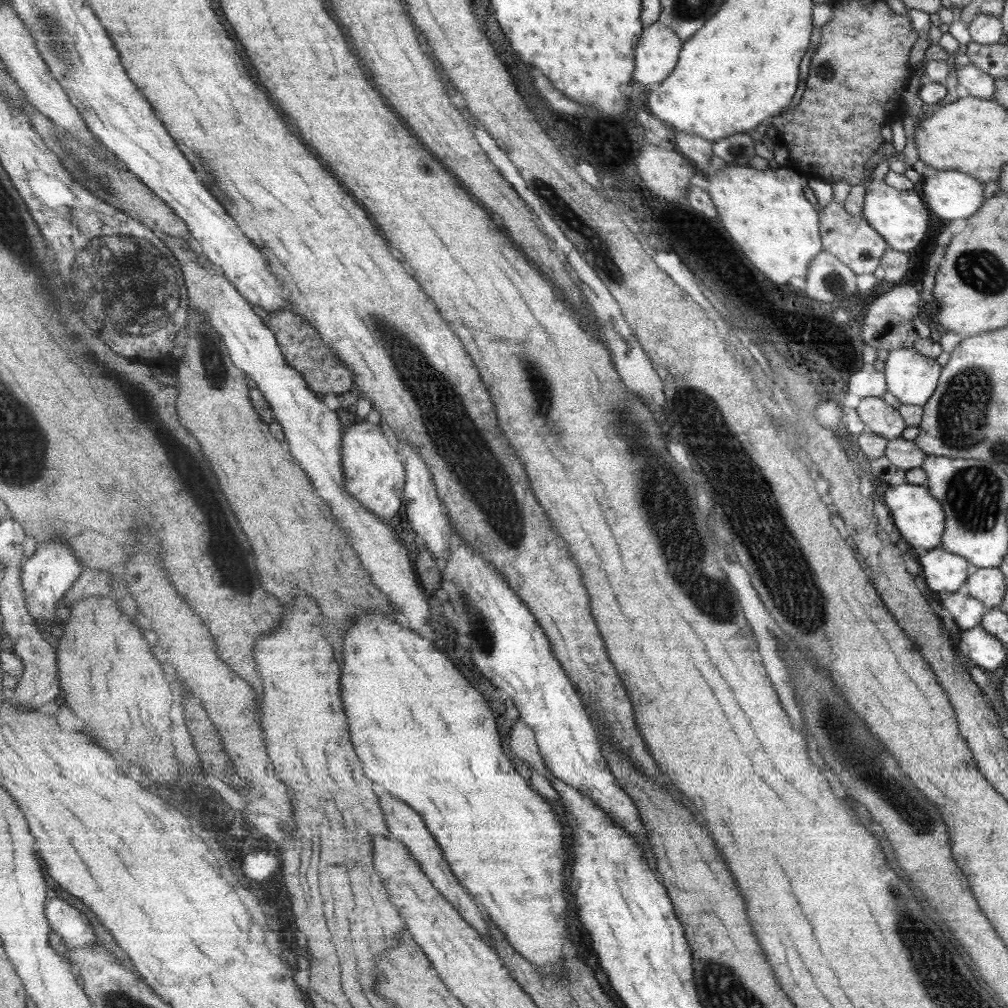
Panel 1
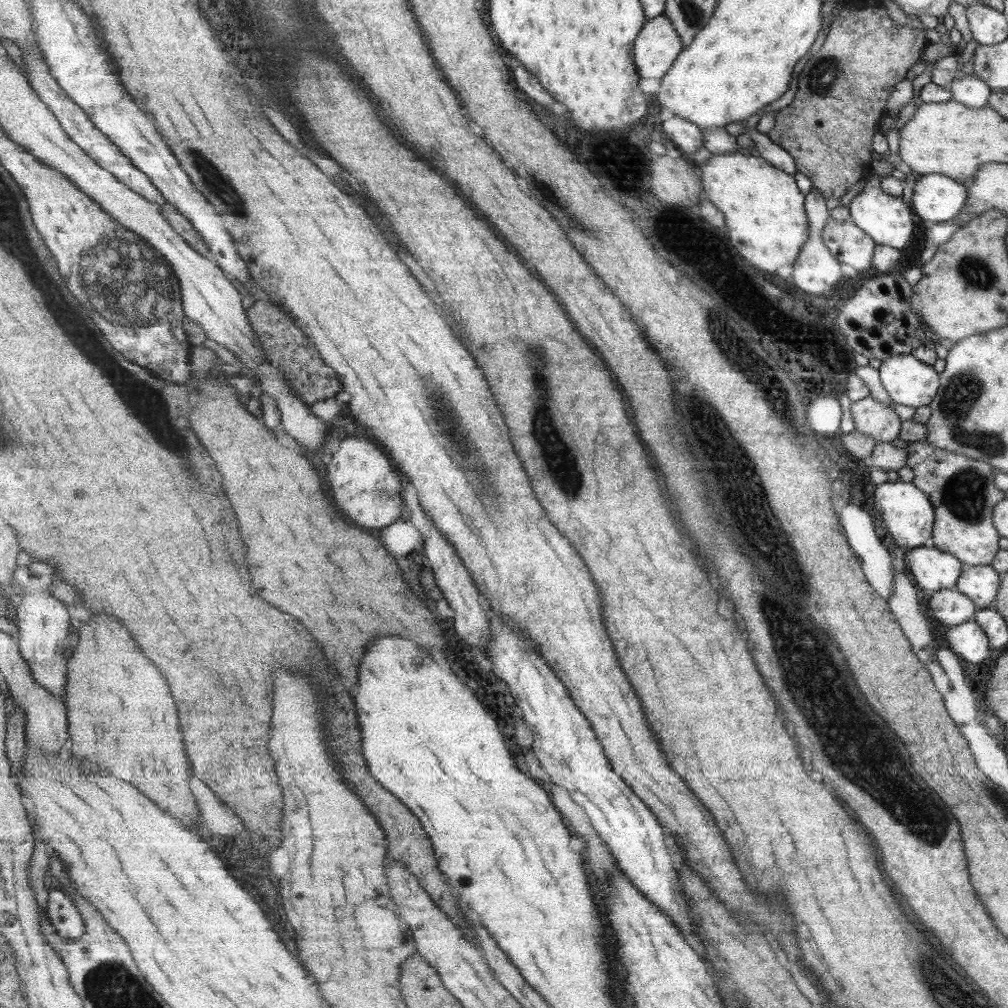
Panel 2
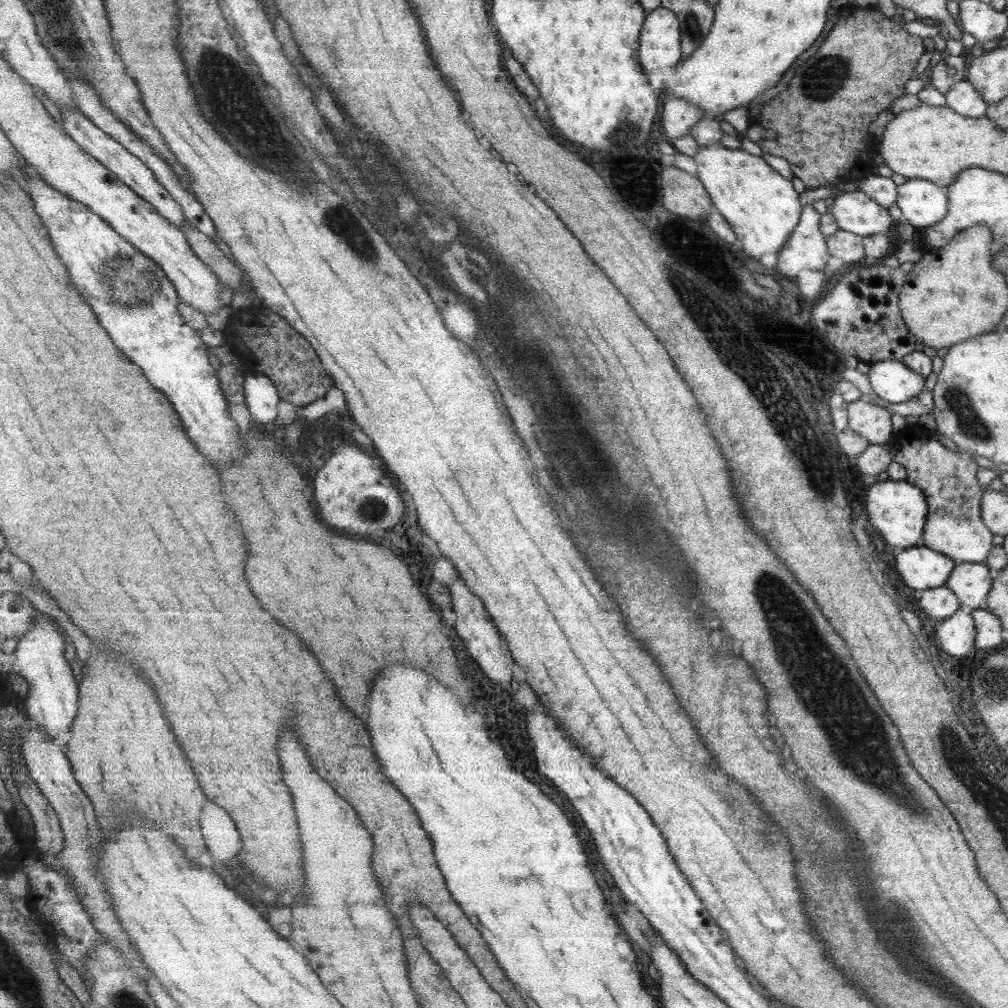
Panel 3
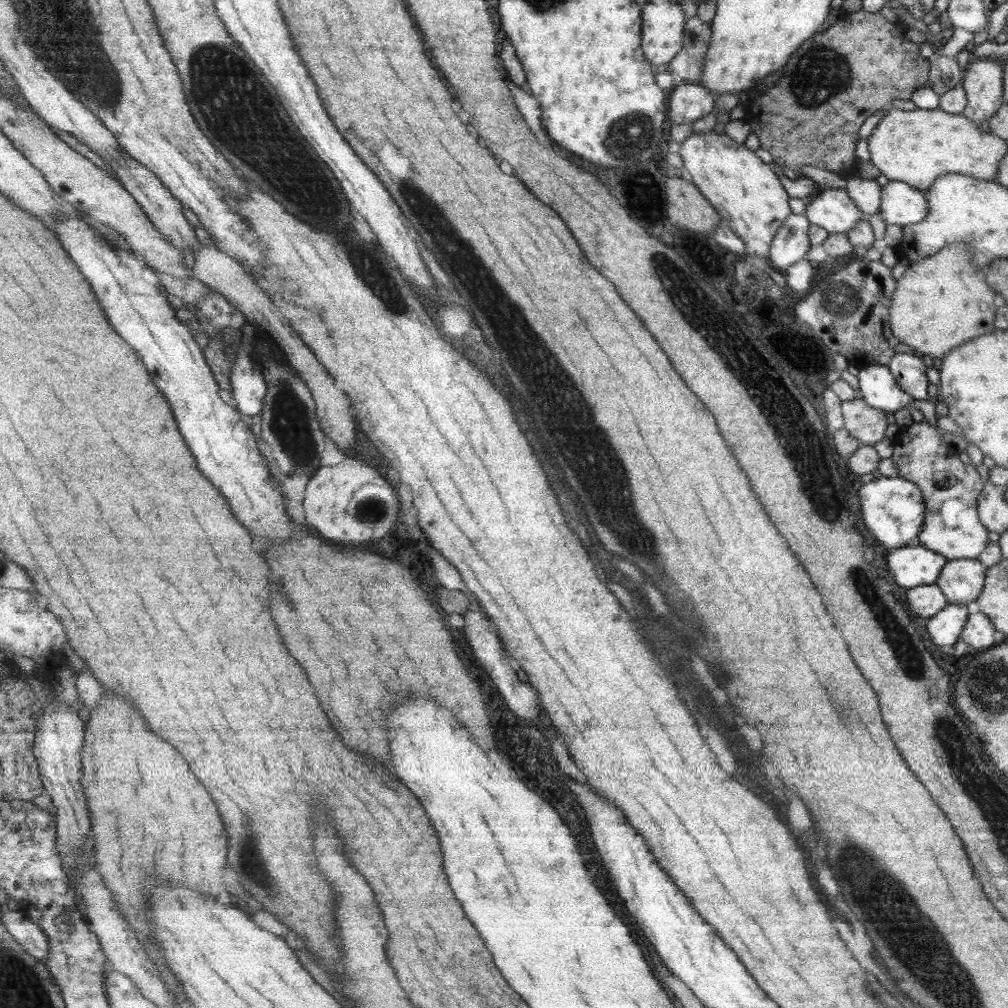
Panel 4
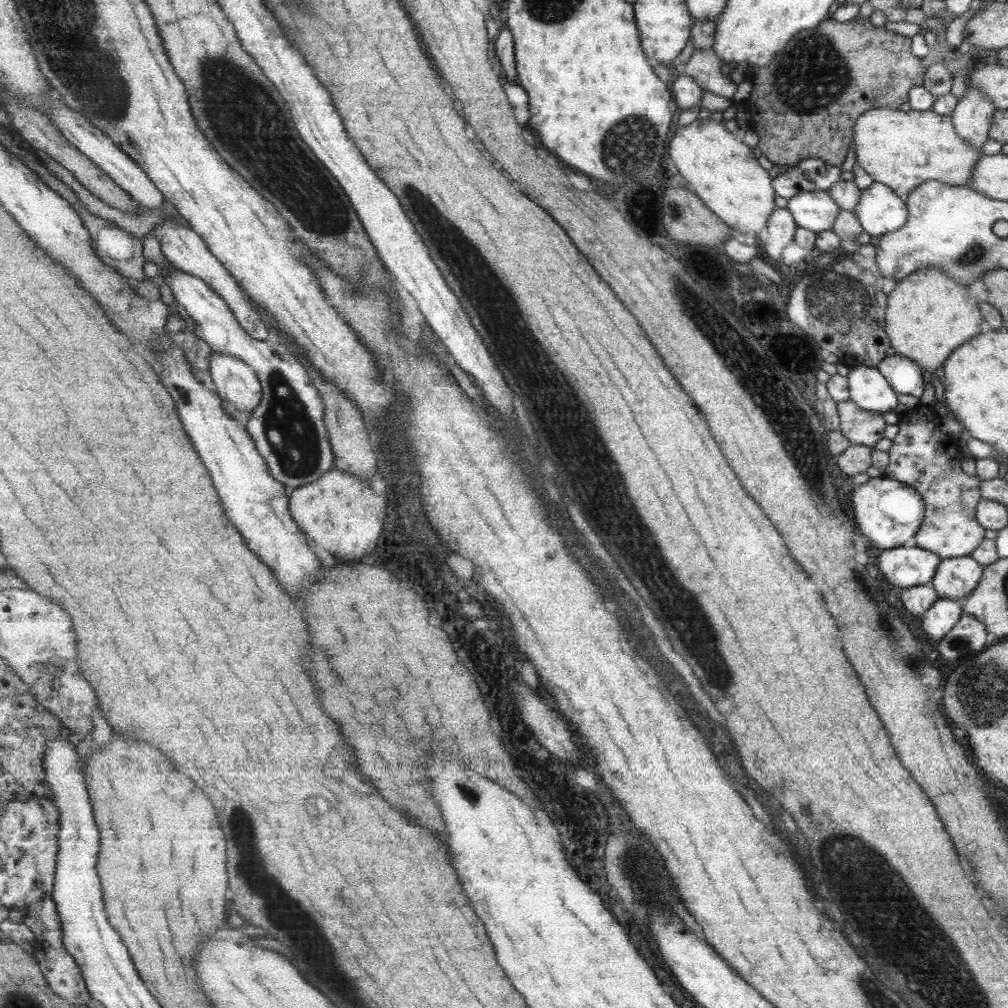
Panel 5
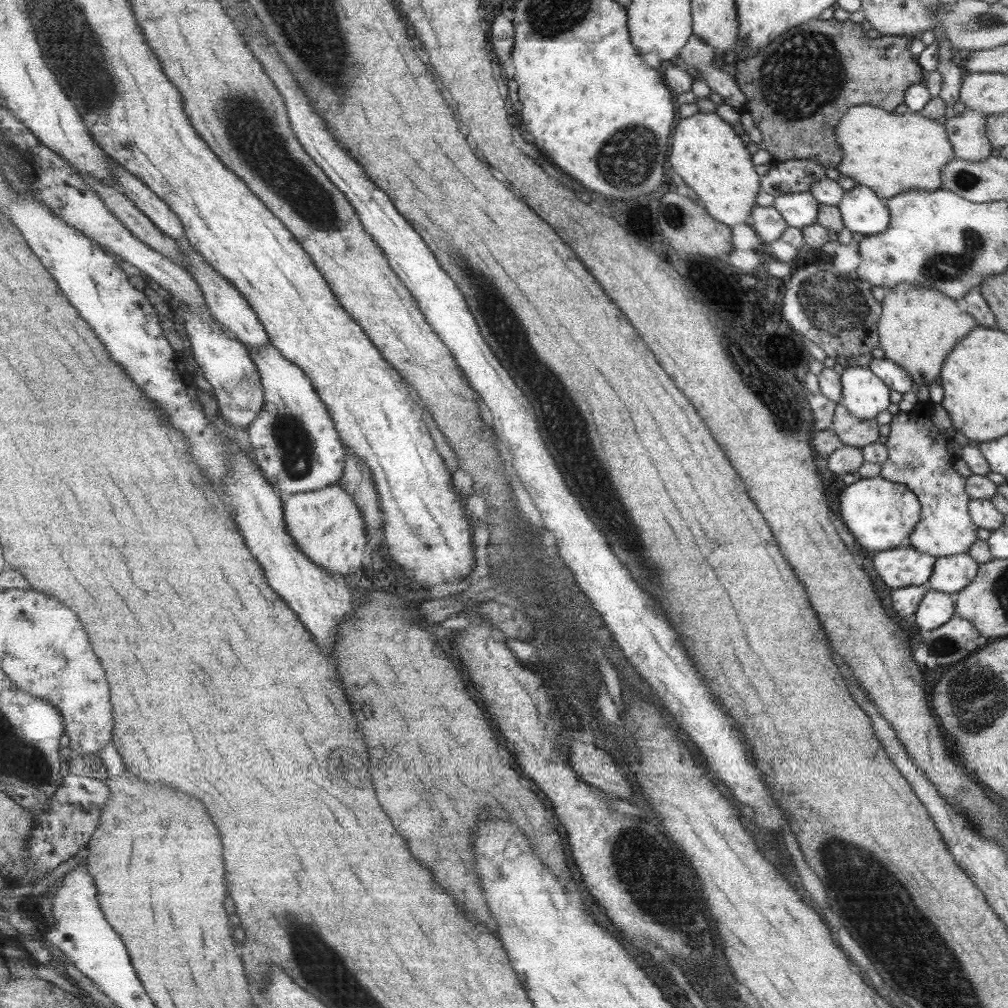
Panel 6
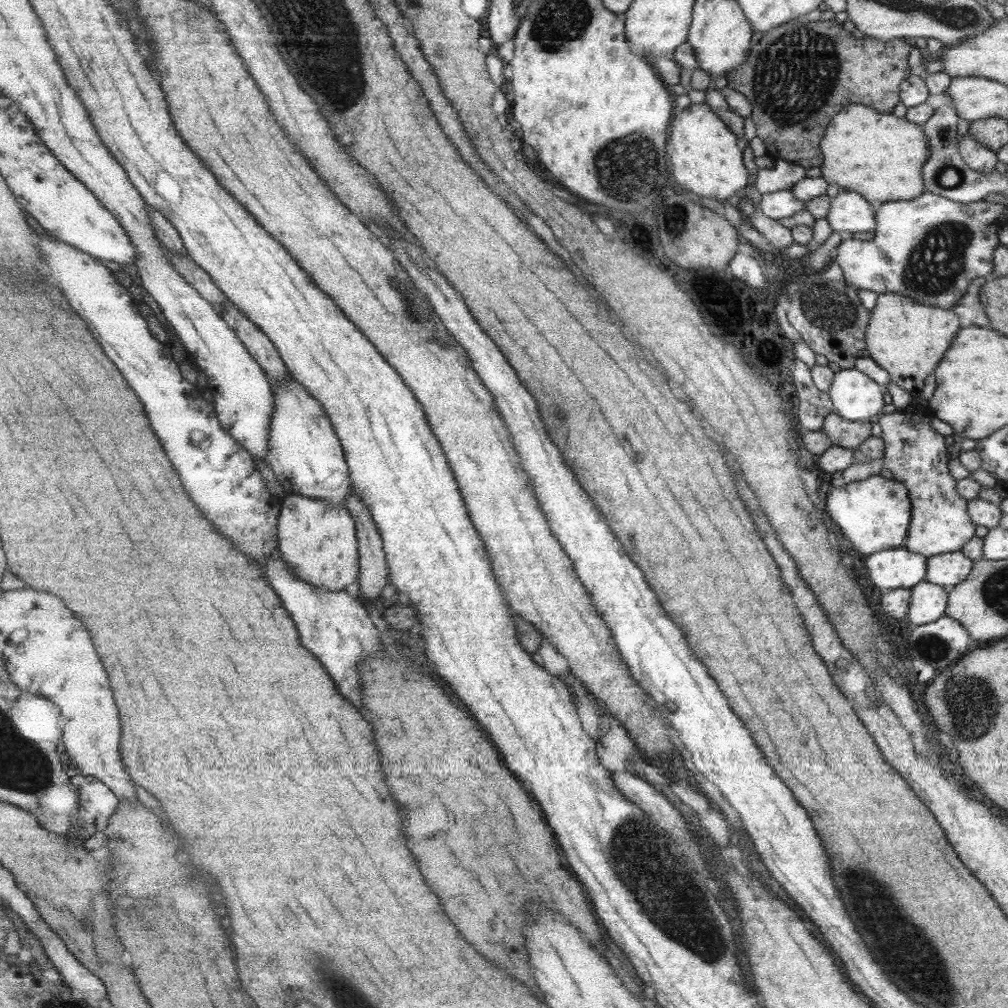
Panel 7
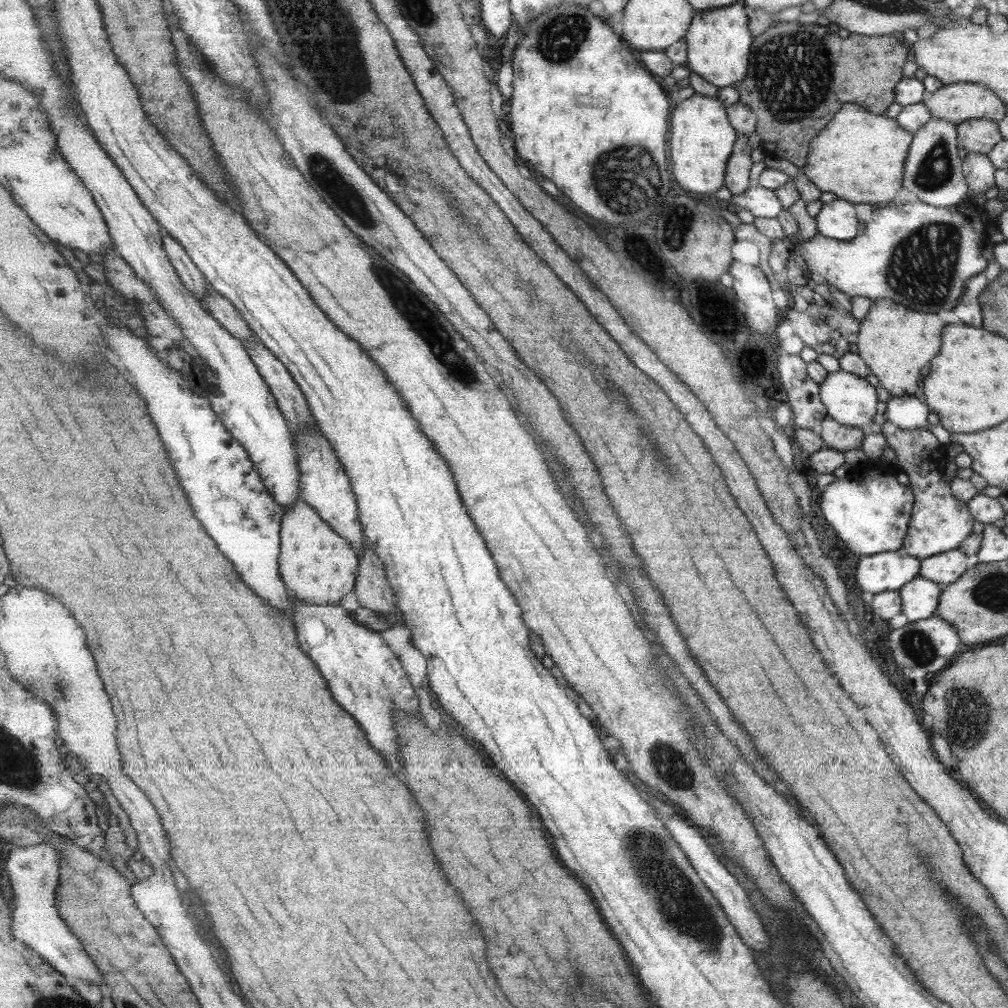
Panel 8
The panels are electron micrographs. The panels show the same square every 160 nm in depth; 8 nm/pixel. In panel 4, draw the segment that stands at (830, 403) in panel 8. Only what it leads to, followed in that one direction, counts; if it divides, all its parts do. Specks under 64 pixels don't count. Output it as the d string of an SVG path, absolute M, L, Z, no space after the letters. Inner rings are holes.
M872 364L862 367L856 377L860 398L871 408L893 414L913 400L893 381L886 365Z

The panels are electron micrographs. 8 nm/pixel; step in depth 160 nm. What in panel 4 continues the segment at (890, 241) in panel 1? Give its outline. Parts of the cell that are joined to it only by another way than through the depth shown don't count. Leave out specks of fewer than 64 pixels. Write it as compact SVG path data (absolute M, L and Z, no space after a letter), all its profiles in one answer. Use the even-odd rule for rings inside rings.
M824 187L805 200L802 215L810 225L819 226L828 234L845 234L864 216L843 188Z

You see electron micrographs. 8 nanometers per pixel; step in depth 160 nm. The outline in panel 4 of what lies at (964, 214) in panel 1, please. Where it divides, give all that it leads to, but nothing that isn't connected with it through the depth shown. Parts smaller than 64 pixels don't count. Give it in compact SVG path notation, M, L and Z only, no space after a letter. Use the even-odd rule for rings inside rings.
M888 181L880 188L877 213L885 226L920 223L928 214L927 193L905 182Z

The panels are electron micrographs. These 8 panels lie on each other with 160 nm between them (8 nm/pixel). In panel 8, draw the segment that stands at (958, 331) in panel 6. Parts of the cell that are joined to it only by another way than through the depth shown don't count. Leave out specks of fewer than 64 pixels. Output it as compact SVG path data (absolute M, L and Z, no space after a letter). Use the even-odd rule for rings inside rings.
M887 298L873 300L862 318L855 352L889 396L916 395L919 370L937 354L943 324L936 313L917 312Z

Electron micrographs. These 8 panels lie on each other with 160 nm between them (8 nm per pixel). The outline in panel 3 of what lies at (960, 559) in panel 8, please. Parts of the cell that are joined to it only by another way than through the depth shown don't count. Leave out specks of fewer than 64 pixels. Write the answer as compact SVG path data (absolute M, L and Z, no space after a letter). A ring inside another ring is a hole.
M956 563L944 586L959 600L959 607L984 608L991 590L992 571L984 563Z

